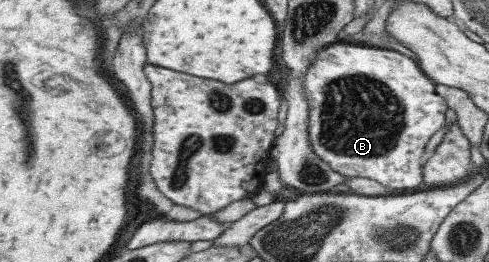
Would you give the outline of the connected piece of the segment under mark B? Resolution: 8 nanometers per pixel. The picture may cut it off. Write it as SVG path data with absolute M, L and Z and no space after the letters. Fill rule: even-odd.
M340 41L318 52L315 63L312 63L312 67L308 68L308 75L304 76L303 87L305 88L303 89L303 95L307 98L310 105L310 121L312 123L310 123L308 133L311 134L311 147L332 169L347 177L370 178L392 189L405 192L413 192L424 187L424 163L429 156L424 153L426 151L426 143L432 139L432 135L436 135L436 133L444 129L447 123L448 108L450 107L447 105L446 99L437 93L436 82L424 72L422 65L417 60L390 49Z

